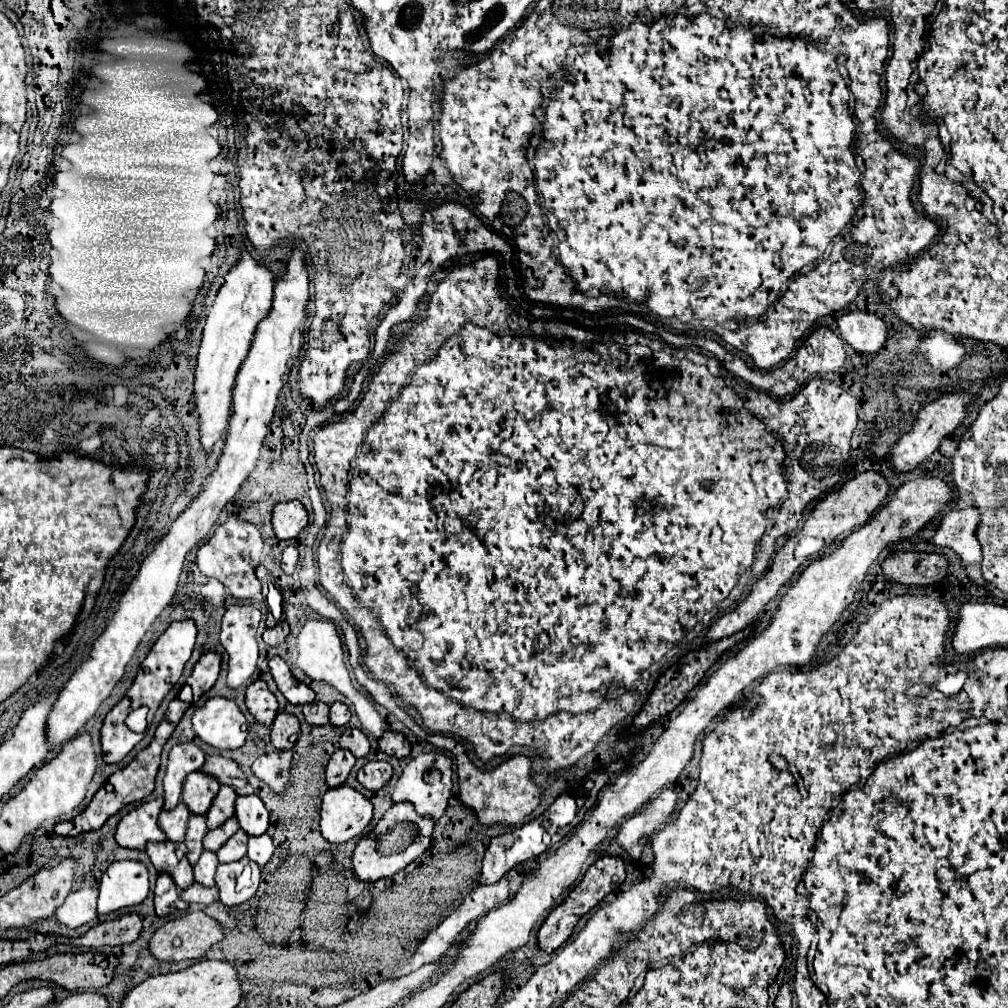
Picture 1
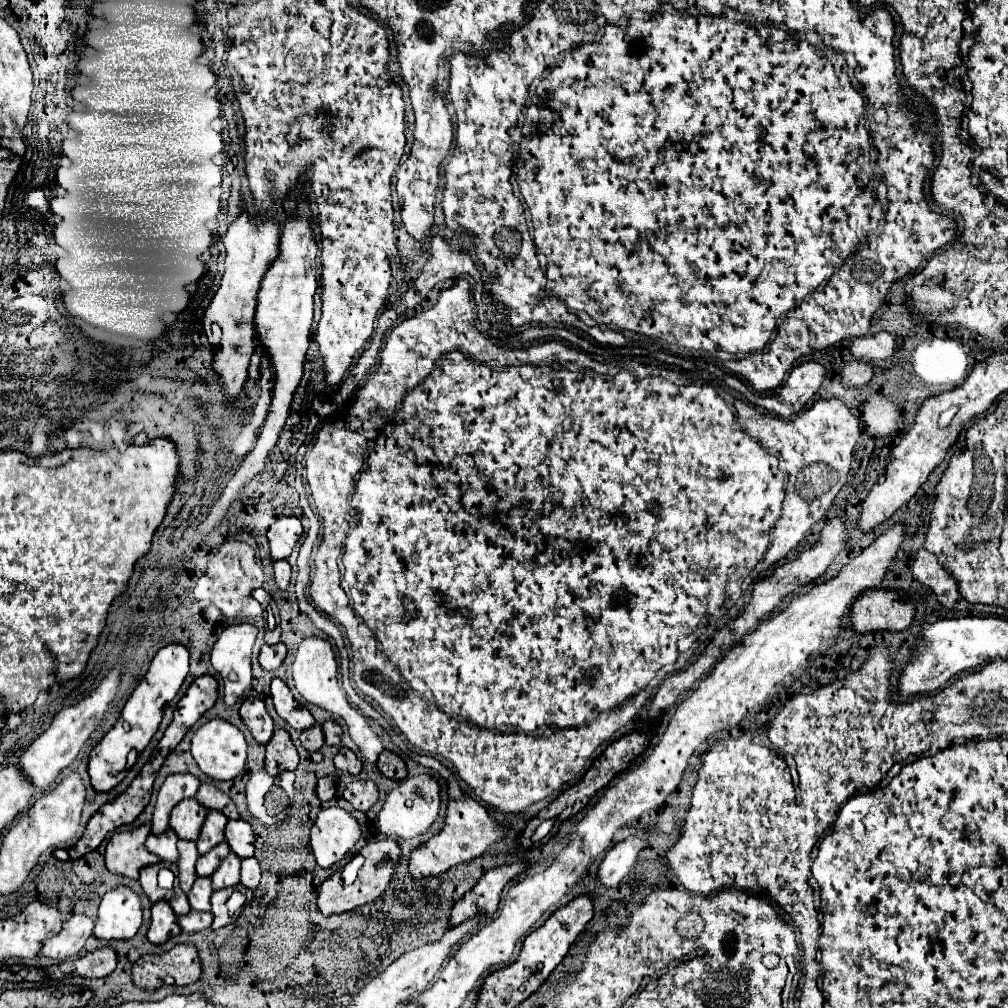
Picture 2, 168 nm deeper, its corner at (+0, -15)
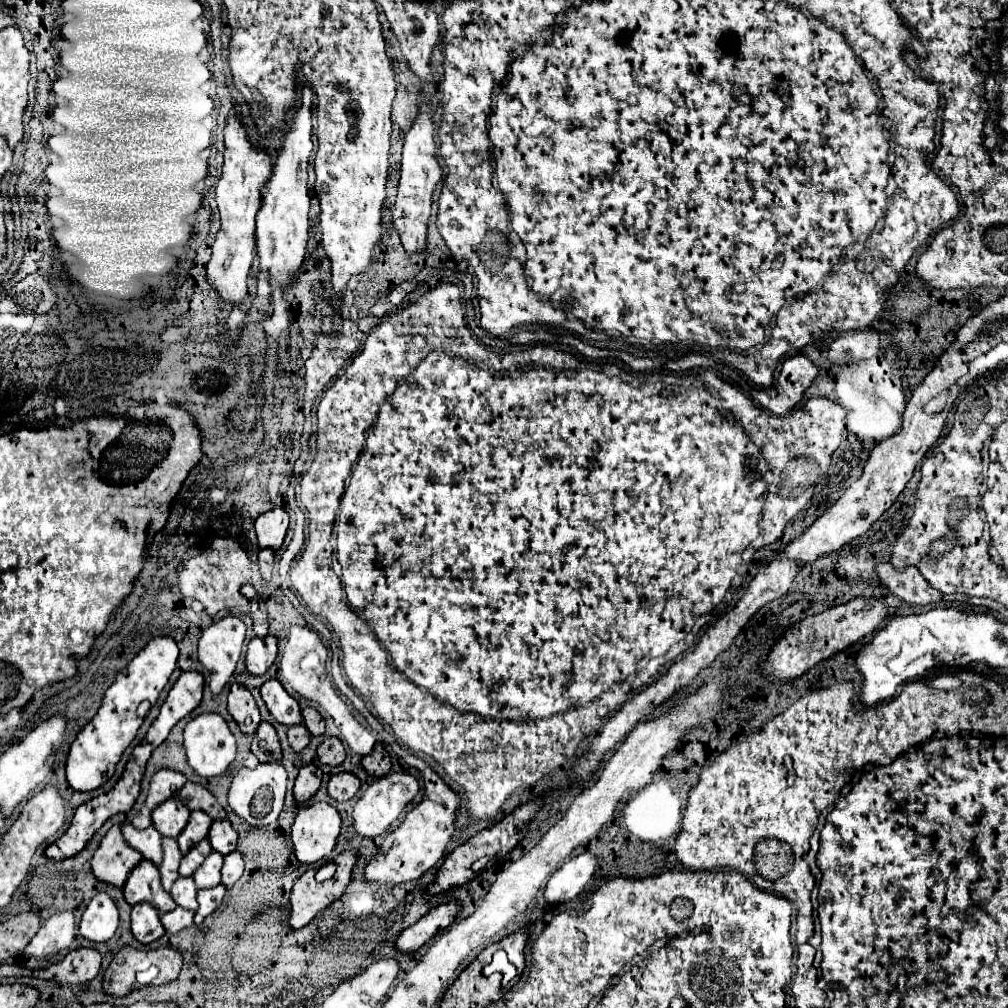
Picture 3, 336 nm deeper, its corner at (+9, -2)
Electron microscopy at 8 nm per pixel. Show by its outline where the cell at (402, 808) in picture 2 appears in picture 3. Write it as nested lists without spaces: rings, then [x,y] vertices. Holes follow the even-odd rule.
[[[388,773],[380,779],[376,779],[356,801],[354,805],[354,827],[362,837],[378,837],[384,831],[388,831],[396,819],[400,817],[400,813],[416,799],[416,795],[420,793],[420,783],[414,775],[410,773]]]

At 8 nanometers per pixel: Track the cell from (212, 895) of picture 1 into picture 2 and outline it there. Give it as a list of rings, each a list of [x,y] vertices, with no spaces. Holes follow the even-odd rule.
[[[191,910],[189,914],[185,916],[179,916],[177,918],[181,930],[185,934],[193,934],[193,932],[199,932],[199,930],[205,930],[211,926],[213,922],[213,914],[211,912],[197,912],[197,910]]]

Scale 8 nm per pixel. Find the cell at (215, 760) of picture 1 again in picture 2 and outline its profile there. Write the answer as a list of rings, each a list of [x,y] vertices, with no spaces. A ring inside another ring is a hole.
[[[201,784],[199,792],[197,792],[197,802],[207,808],[207,810],[217,810],[217,812],[223,812],[229,820],[237,820],[239,818],[239,812],[233,804],[233,800],[225,794],[225,792],[219,792],[215,786],[211,784]]]

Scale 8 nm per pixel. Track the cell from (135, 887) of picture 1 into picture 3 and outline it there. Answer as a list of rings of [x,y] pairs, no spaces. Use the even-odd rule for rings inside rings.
[[[100,891],[88,903],[82,921],[80,921],[80,935],[90,941],[108,941],[120,923],[120,911],[116,901],[106,893]]]

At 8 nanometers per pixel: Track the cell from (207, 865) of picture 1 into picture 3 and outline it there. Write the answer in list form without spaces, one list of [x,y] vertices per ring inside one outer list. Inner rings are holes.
[[[178,877],[170,889],[170,895],[174,897],[176,905],[184,907],[184,909],[198,909],[198,901],[196,901],[196,883],[192,877]]]

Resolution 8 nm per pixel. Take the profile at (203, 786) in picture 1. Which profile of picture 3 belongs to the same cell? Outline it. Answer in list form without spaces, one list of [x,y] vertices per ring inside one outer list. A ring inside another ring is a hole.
[[[170,797],[164,803],[154,809],[152,825],[164,835],[164,837],[178,837],[180,831],[186,827],[190,817],[190,811],[186,811],[186,803],[178,797]]]

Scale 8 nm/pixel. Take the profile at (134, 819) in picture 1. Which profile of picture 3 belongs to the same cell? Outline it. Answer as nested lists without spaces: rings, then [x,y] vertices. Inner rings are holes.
[[[124,823],[112,825],[112,829],[104,835],[104,839],[92,859],[92,873],[100,881],[106,881],[106,883],[112,883],[118,887],[124,885],[124,881],[126,881],[128,873],[134,869],[134,865],[142,861],[140,851],[136,851],[134,847],[130,847],[124,841],[122,825]]]

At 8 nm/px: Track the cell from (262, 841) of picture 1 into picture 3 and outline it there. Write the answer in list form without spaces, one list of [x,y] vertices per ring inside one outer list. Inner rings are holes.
[[[232,851],[230,855],[224,857],[224,867],[222,867],[222,883],[230,889],[244,873],[244,861],[238,851]]]

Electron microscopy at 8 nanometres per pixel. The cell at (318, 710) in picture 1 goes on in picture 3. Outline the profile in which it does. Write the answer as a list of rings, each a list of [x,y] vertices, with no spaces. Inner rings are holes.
[[[304,723],[292,725],[292,727],[288,727],[288,741],[294,751],[302,751],[310,741],[310,731],[306,731]]]

